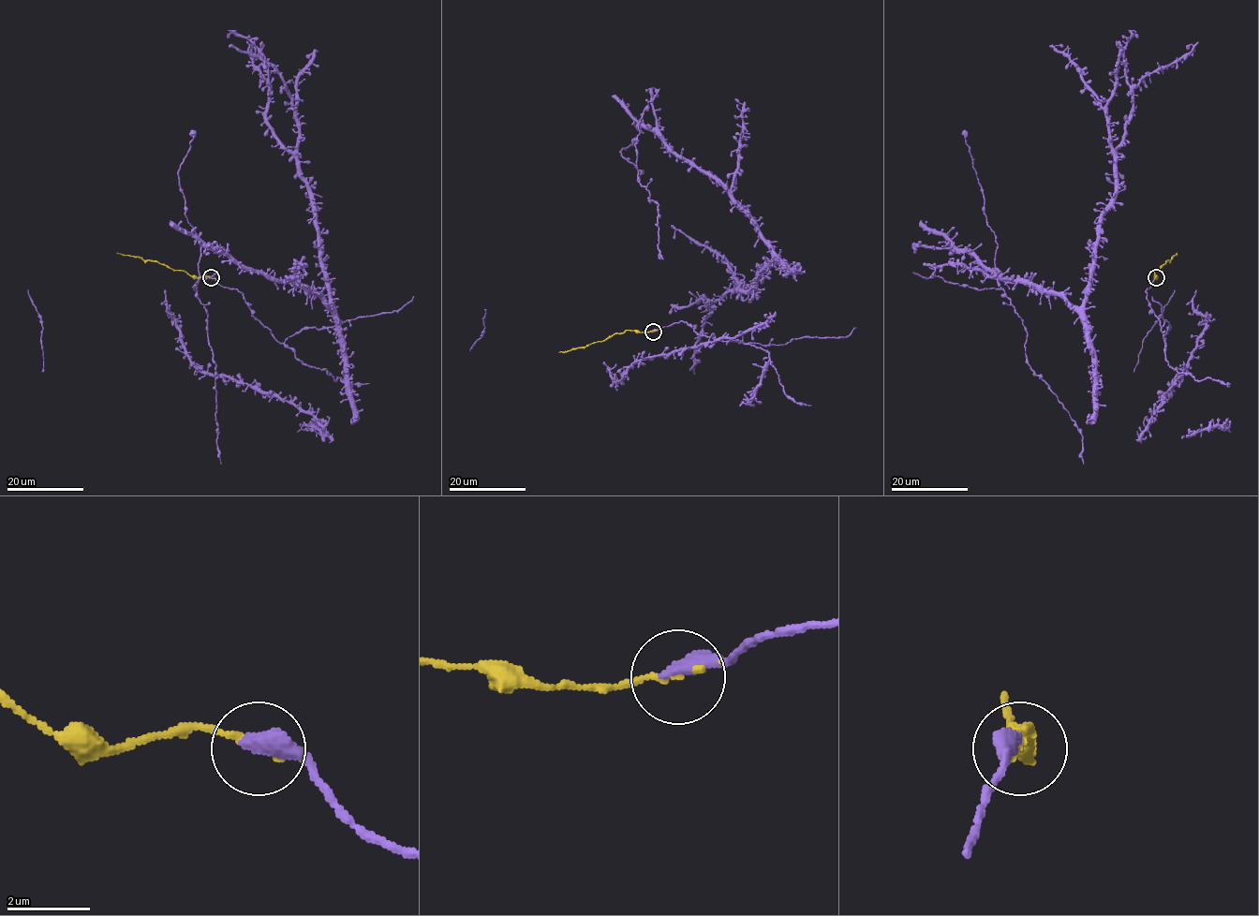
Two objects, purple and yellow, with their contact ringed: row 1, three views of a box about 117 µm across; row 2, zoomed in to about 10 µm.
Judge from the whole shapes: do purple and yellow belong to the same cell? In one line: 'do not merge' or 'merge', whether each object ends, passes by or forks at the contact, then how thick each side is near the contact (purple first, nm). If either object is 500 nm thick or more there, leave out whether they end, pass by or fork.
merge; purple ends; yellow ends; calibres 480 and 140 nm

